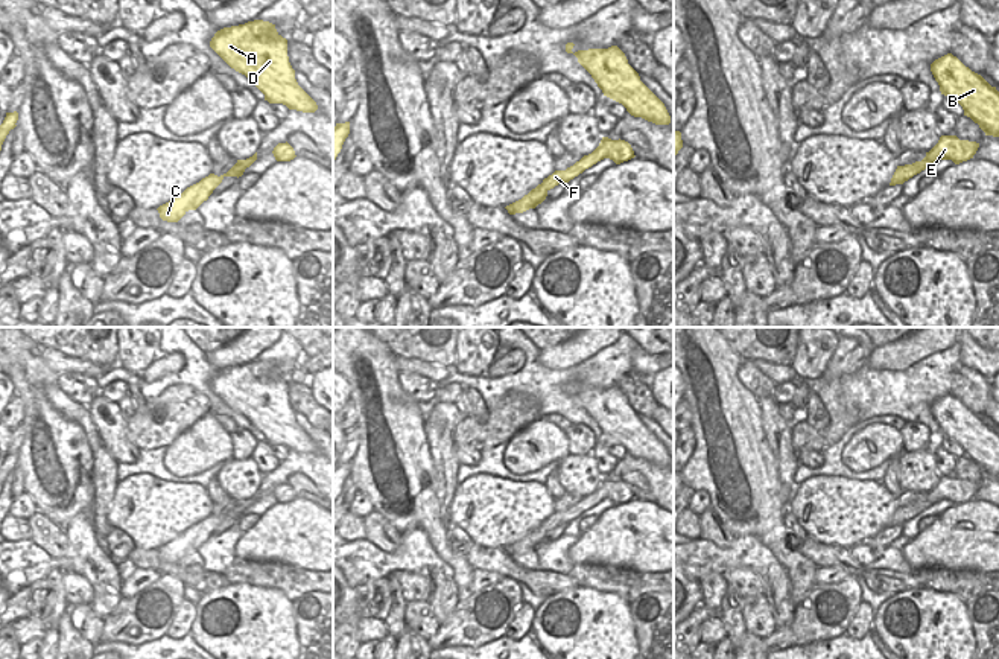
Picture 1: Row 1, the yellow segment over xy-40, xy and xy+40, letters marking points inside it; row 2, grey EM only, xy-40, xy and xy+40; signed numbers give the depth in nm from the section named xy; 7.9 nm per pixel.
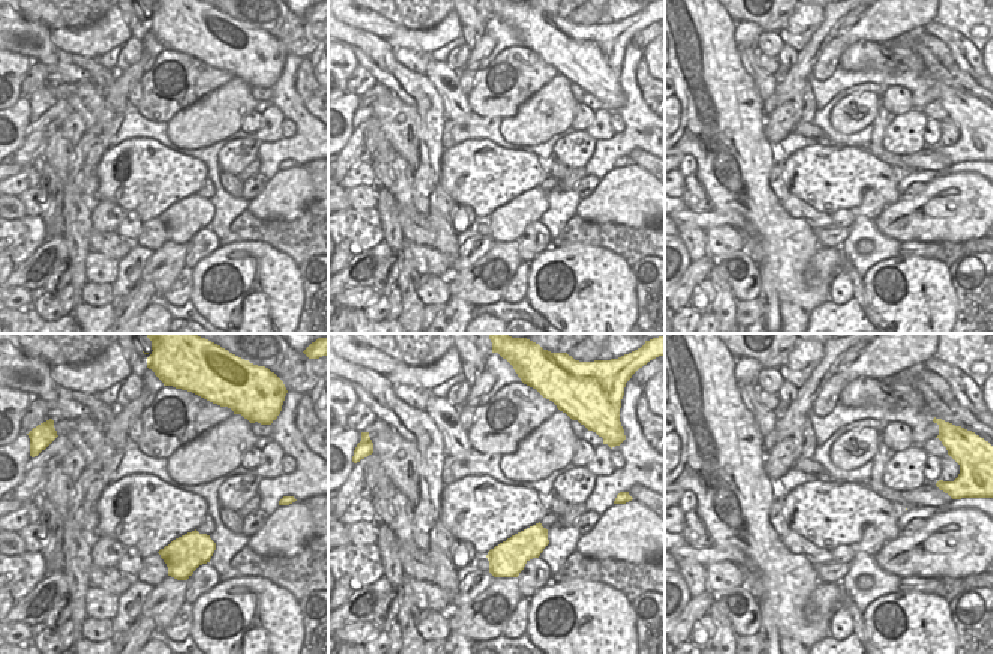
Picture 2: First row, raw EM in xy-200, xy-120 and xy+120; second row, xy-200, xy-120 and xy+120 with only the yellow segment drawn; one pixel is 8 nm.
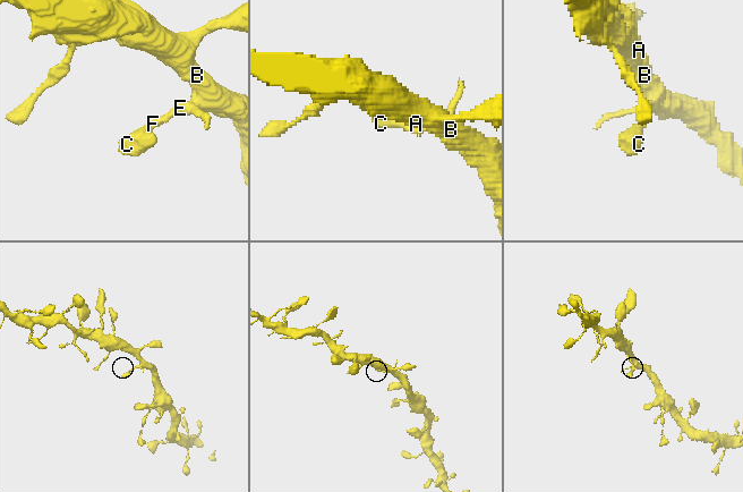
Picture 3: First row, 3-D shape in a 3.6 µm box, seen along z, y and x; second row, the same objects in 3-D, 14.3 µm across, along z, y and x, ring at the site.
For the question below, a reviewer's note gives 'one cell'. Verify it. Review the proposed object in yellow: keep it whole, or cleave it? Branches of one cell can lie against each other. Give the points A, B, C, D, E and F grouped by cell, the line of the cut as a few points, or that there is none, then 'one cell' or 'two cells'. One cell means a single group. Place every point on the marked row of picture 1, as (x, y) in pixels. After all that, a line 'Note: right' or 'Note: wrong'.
groups A B C D E F; cut none; one cell
Note: right

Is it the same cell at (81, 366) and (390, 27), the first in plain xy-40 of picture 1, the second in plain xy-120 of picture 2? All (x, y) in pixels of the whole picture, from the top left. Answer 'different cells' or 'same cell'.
same cell

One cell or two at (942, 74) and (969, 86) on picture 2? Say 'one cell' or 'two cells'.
one cell

